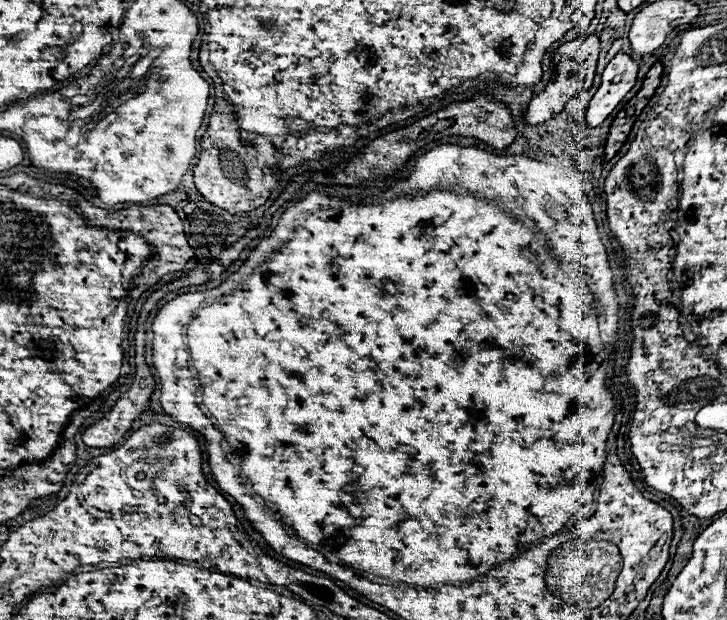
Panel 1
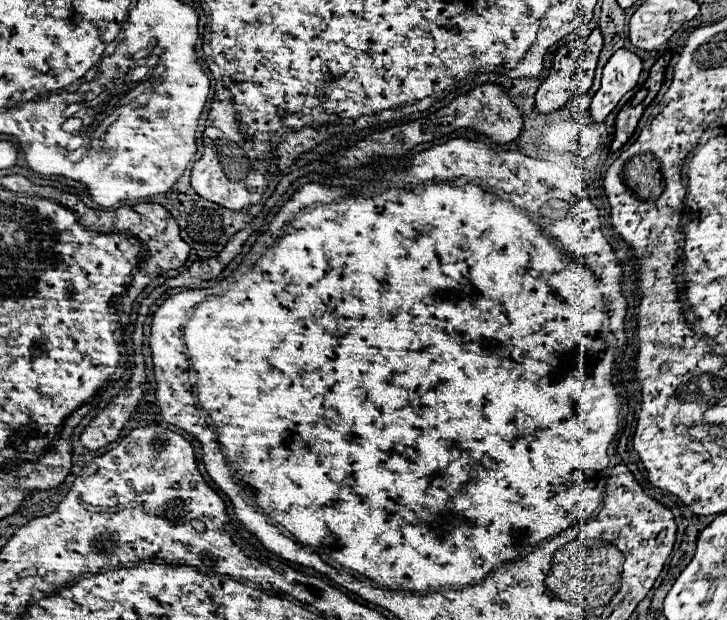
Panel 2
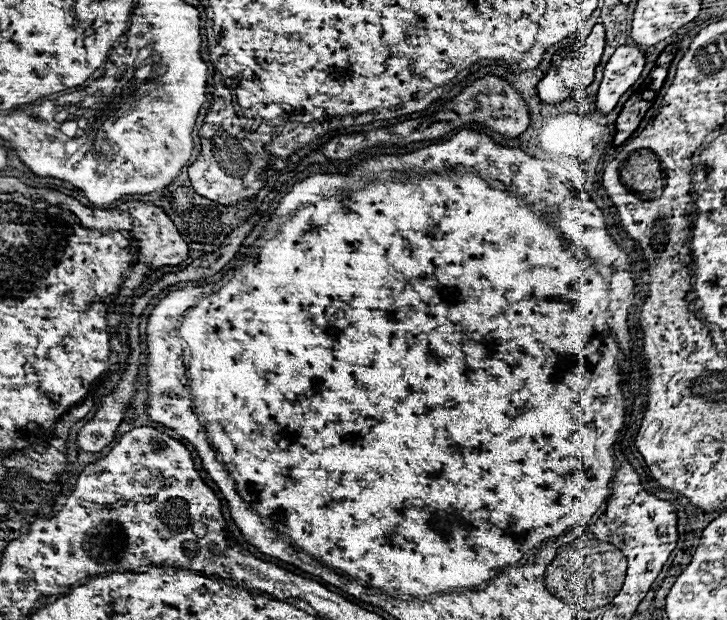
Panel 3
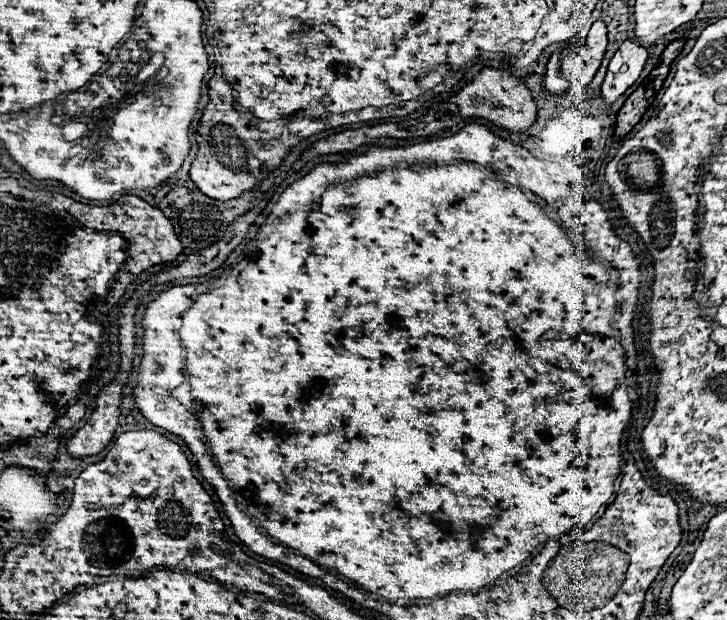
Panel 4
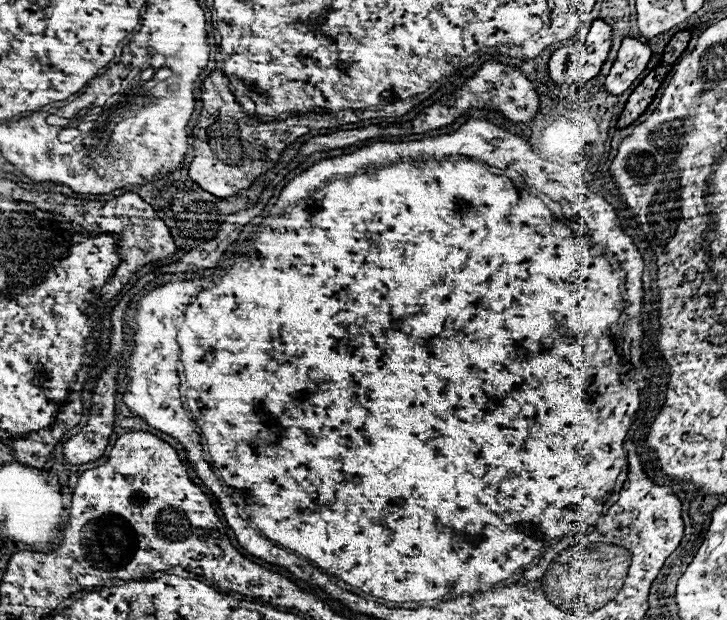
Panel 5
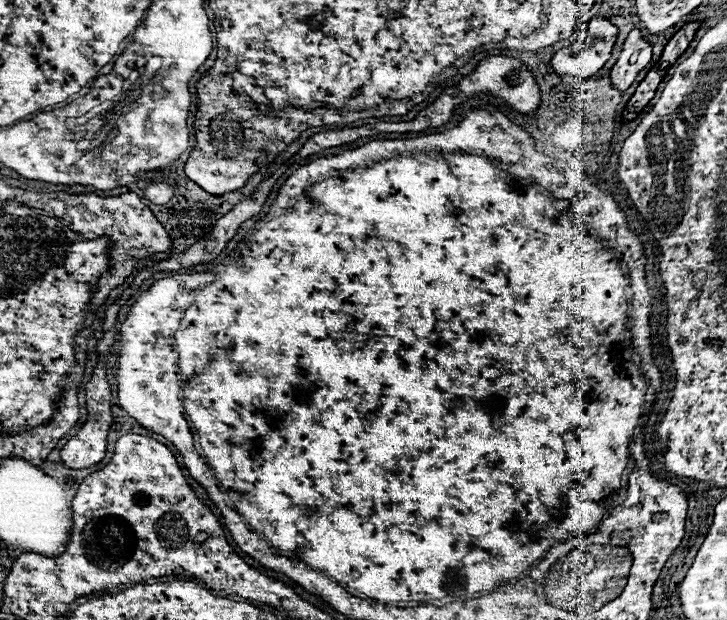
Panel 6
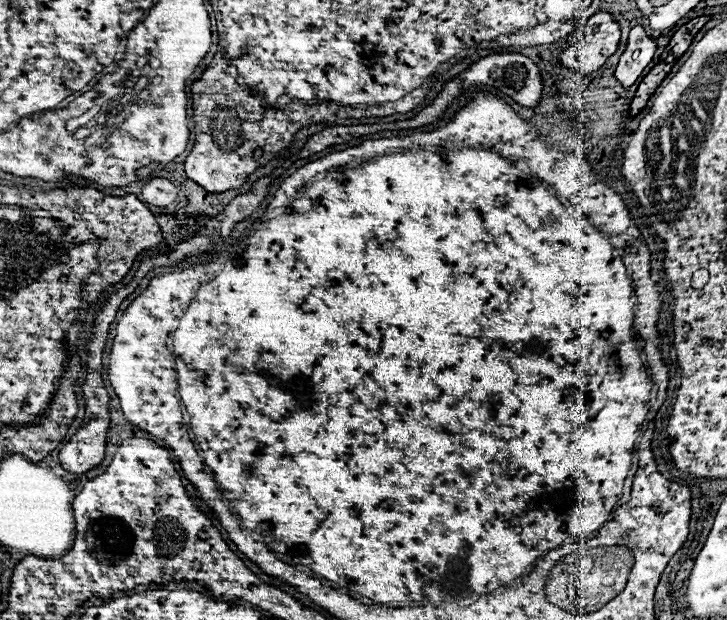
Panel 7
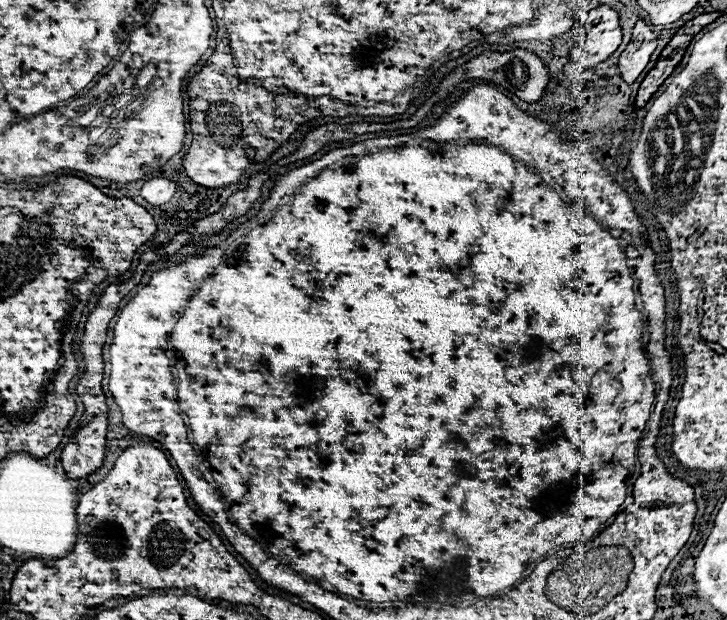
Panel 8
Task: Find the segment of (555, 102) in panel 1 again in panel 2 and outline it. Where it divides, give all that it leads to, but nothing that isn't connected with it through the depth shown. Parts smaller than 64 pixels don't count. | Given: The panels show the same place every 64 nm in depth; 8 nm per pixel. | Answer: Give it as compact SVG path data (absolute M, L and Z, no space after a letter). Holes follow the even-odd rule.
M596 28L582 44L580 50L576 50L574 54L570 52L570 46L562 46L558 48L558 52L554 54L554 60L552 60L552 72L550 76L546 78L546 82L538 88L536 96L534 96L534 112L536 114L550 114L550 112L556 112L560 110L568 98L572 98L576 94L576 88L578 88L578 82L580 78L588 80L586 84L592 86L592 80L594 80L594 70L596 70L596 64L598 64L598 54L602 50L602 34L600 30Z

